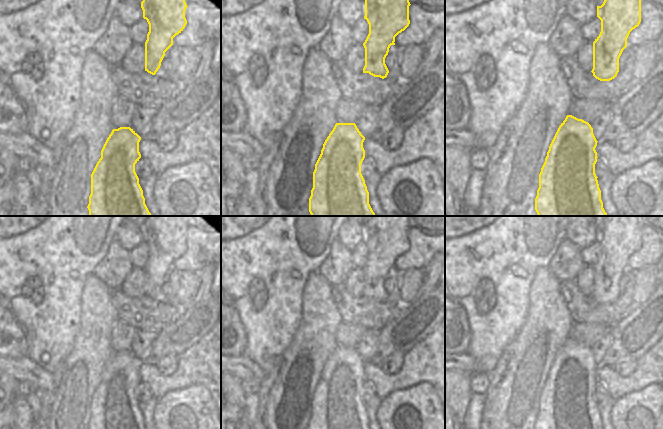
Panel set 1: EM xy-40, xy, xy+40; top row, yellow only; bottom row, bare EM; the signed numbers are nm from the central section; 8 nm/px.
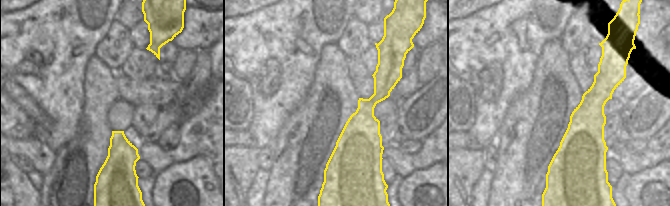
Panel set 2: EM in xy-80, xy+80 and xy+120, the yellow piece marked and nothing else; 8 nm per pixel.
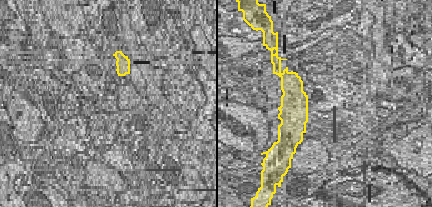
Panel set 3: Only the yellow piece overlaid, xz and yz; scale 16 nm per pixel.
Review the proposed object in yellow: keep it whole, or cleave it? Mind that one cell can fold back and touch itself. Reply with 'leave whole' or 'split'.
leave whole

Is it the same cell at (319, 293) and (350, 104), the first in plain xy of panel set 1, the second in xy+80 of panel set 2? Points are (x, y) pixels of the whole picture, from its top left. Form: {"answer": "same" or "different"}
{"answer": "same"}

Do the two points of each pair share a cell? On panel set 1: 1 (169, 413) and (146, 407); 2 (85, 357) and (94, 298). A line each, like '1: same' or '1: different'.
1: different
2: same

